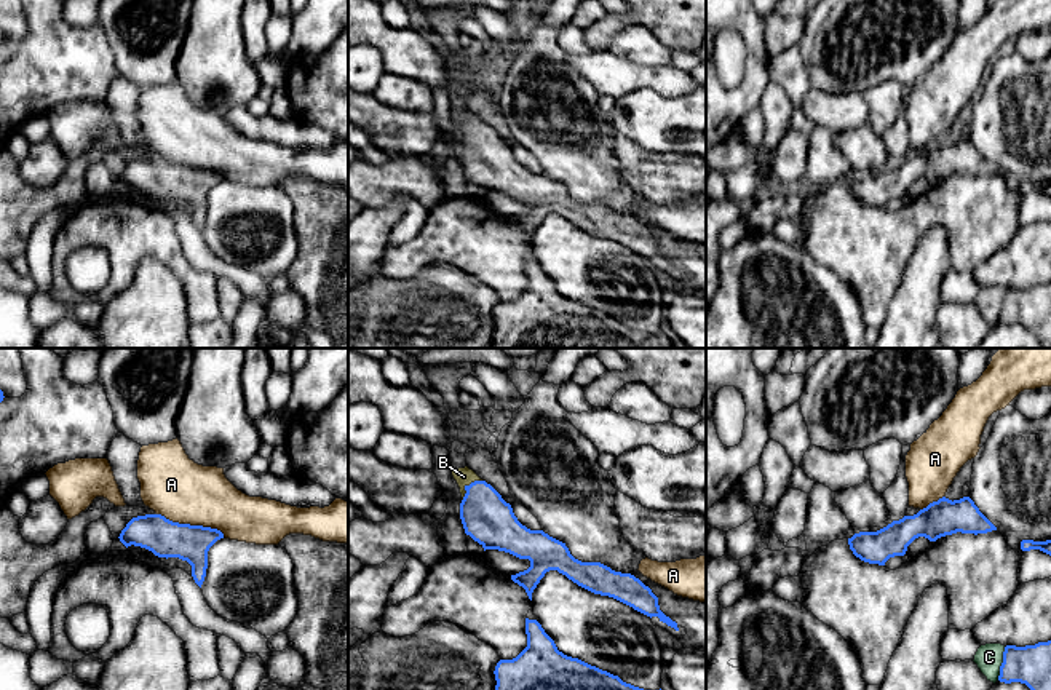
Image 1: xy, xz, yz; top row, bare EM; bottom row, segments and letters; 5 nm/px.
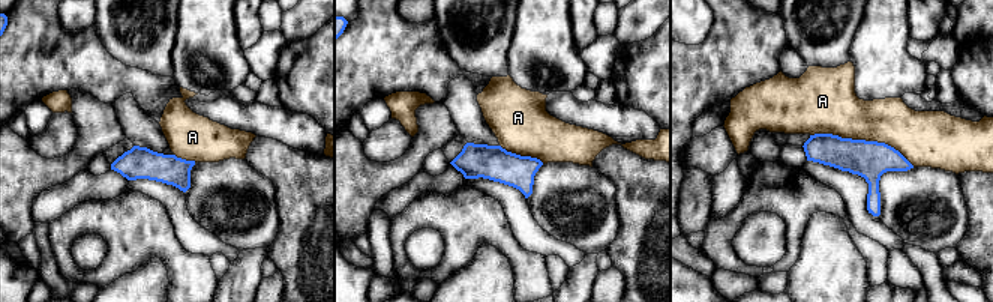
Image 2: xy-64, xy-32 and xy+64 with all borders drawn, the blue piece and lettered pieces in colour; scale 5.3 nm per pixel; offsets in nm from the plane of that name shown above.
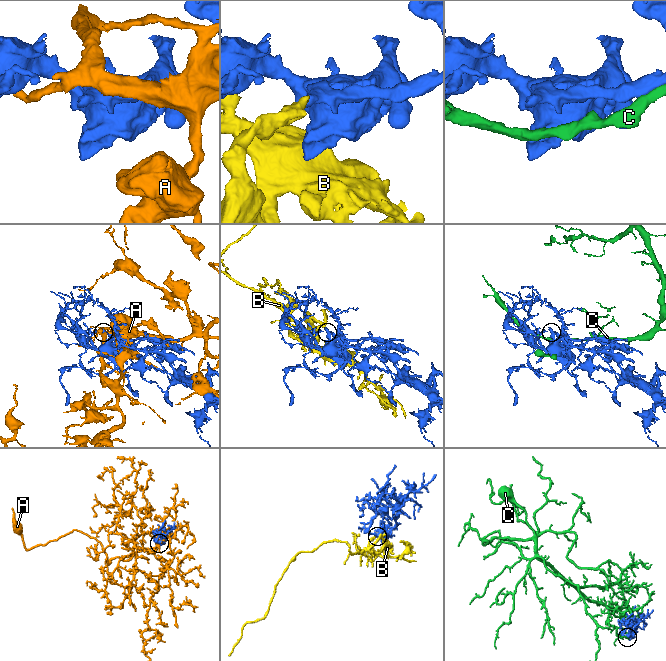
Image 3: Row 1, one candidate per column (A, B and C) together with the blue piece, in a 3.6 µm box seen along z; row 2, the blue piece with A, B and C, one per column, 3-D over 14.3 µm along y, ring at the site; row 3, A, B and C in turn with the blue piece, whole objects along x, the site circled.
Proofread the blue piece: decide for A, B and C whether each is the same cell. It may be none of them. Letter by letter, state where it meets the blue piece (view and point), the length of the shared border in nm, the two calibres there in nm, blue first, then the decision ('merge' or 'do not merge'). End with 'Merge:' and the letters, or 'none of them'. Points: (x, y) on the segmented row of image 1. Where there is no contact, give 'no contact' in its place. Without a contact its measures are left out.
A: xy (189, 524) | 360 nm | 190/320 nm | do not merge
B: xz (467, 486) | 150 nm | 240/90 nm | merge
C: yz (1002, 663) | 170 nm | 200/140 nm | do not merge
Merge: B

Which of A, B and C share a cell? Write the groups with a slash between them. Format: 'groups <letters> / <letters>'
groups A / B / C

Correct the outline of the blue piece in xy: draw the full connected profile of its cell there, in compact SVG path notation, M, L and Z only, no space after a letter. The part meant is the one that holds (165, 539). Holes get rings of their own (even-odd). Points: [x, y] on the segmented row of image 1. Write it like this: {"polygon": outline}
{"polygon": "M161 514L133 518L120 533L120 541L145 548L158 557L179 557L192 565L192 577L201 588L206 569L208 551L224 533L217 529L179 524Z"}

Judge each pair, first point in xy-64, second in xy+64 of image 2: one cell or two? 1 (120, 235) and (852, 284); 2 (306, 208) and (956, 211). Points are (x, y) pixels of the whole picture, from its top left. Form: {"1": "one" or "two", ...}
{"1": "two", "2": "two"}

